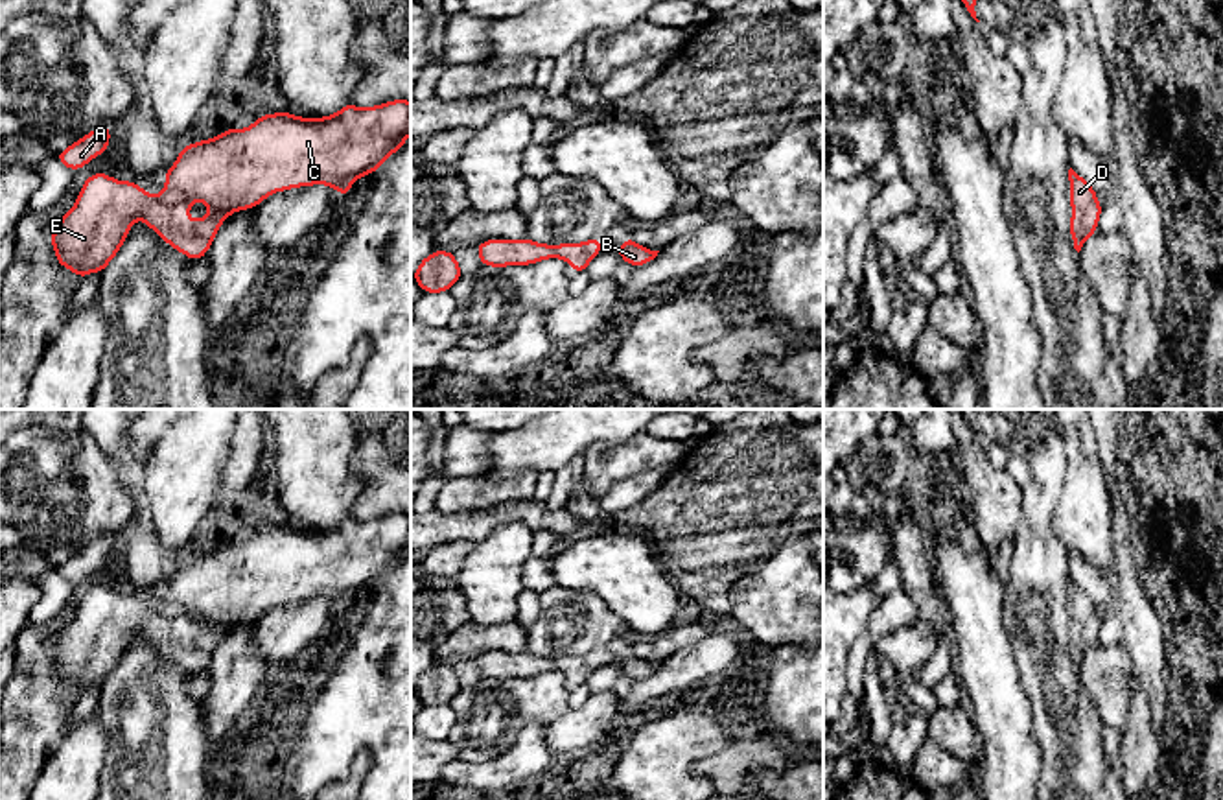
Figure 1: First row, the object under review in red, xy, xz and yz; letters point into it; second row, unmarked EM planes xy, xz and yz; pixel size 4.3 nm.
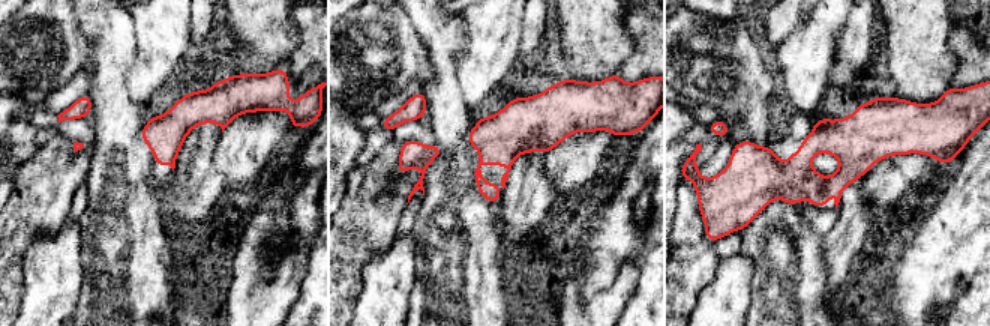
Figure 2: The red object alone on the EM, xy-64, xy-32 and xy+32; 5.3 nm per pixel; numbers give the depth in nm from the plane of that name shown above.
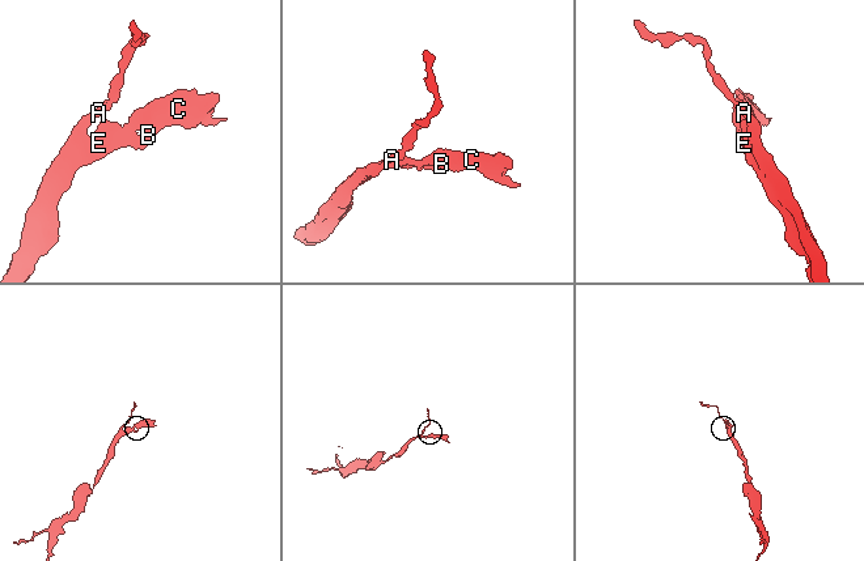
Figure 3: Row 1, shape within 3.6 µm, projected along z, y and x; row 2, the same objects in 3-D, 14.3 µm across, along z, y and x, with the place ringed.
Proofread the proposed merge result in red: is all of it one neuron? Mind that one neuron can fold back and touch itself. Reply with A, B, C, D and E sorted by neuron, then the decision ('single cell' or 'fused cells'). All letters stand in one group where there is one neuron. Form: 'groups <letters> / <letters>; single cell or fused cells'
groups A B C D E; single cell

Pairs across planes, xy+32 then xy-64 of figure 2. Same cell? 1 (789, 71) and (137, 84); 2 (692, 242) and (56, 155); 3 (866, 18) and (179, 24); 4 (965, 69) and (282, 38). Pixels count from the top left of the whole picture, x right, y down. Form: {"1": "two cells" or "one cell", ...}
{"1": "one cell", "2": "one cell", "3": "two cells", "4": "two cells"}

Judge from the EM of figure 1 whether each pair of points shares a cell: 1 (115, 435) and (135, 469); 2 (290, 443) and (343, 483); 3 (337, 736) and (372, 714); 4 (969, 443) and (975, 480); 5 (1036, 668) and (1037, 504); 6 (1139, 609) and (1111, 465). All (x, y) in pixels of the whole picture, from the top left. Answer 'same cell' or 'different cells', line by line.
1: same cell
2: same cell
3: same cell
4: same cell
5: same cell
6: same cell

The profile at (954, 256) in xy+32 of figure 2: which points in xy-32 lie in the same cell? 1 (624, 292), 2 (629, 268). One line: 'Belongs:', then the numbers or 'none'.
Belongs: none

